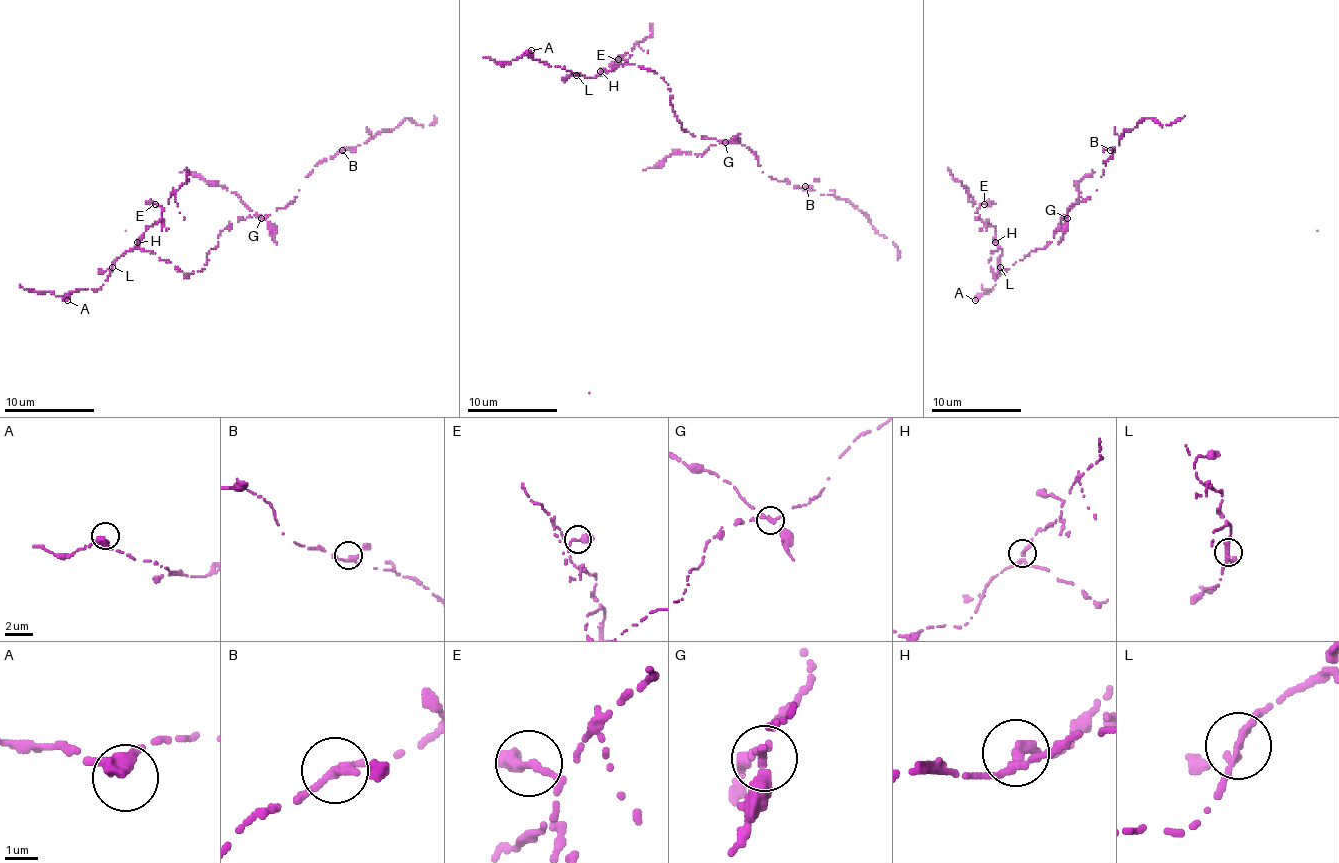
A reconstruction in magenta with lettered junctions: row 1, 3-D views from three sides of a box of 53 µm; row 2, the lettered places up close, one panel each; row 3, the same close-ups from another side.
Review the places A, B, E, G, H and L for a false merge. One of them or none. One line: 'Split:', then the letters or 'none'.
Split: G

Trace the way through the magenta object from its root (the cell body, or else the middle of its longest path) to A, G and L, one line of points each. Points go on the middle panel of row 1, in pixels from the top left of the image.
A: (704, 138), (681, 129), (668, 84), (654, 71), (625, 64), (585, 77), (540, 62), (531, 50)
G: (704, 138), (724, 143)
L: (704, 138), (681, 129), (681, 123), (670, 102), (668, 84), (654, 71), (625, 64), (594, 77), (576, 75)

